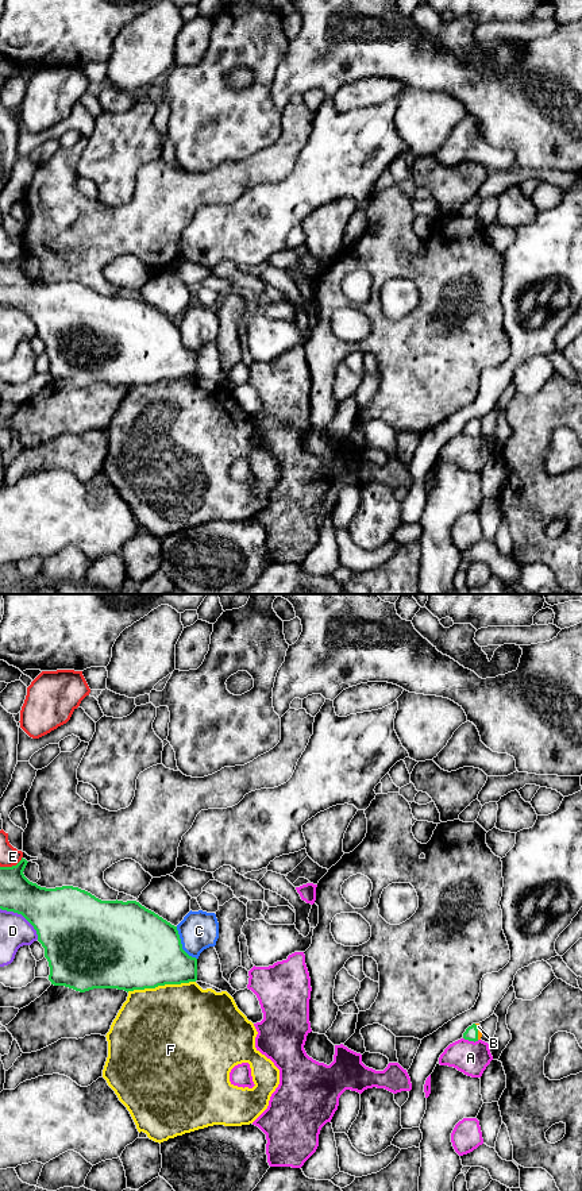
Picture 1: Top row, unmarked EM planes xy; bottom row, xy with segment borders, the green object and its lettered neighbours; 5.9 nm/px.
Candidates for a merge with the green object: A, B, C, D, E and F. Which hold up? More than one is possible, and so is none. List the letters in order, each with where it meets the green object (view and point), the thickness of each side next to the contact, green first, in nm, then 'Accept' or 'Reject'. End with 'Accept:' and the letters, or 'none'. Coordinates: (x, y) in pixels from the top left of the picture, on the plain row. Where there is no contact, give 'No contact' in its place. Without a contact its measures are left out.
A: Touches green at xy (471, 435). Thickness 80 nm (green) against 200 nm. Reject
B: Touches green at xy (477, 427). Thickness 80 nm (green) against 30 nm. Accept
C: Touches green at xy (181, 339). Thickness 460 nm (green) against 220 nm. Reject
D: Touches green at xy (23, 311). Thickness 380 nm (green) against 190 nm. Reject
E: Touches green at xy (12, 261). Thickness 220 nm (green) against 120 nm. Reject
F: Touches green at xy (161, 380). Thickness 480 nm (green) against 480 nm. Reject
Accept: B

